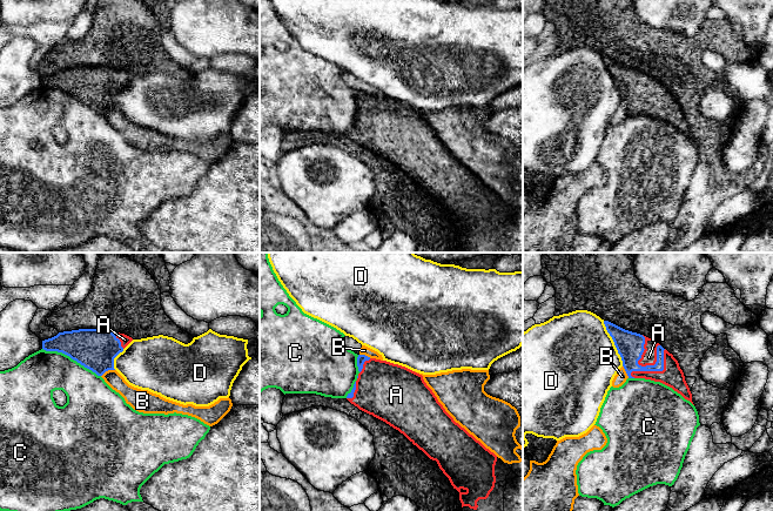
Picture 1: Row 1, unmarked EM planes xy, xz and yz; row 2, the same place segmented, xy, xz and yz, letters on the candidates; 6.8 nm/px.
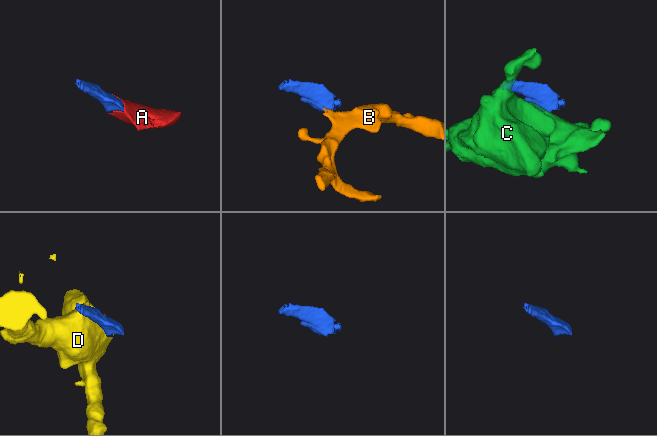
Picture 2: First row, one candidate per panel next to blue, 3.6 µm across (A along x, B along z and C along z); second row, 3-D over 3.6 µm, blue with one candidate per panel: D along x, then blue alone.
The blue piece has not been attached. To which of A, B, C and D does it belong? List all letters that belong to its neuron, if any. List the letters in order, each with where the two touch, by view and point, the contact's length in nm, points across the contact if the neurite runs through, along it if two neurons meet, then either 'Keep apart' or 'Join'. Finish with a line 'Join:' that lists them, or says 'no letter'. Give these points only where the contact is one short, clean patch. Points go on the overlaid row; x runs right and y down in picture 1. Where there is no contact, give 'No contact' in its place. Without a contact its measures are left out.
A: Touches blue at yz (640, 357). Shared border 240 nm. Join
B: Touches blue at xy (107, 370). Shared border 110 nm. Boundary: xy (114, 369), (108, 369), (101, 376). Keep apart
C: Touches blue at xy (72, 358). Shared border 440 nm. Keep apart
D: Touches blue at yz (614, 343). Shared border 340 nm. Keep apart
Join: A

